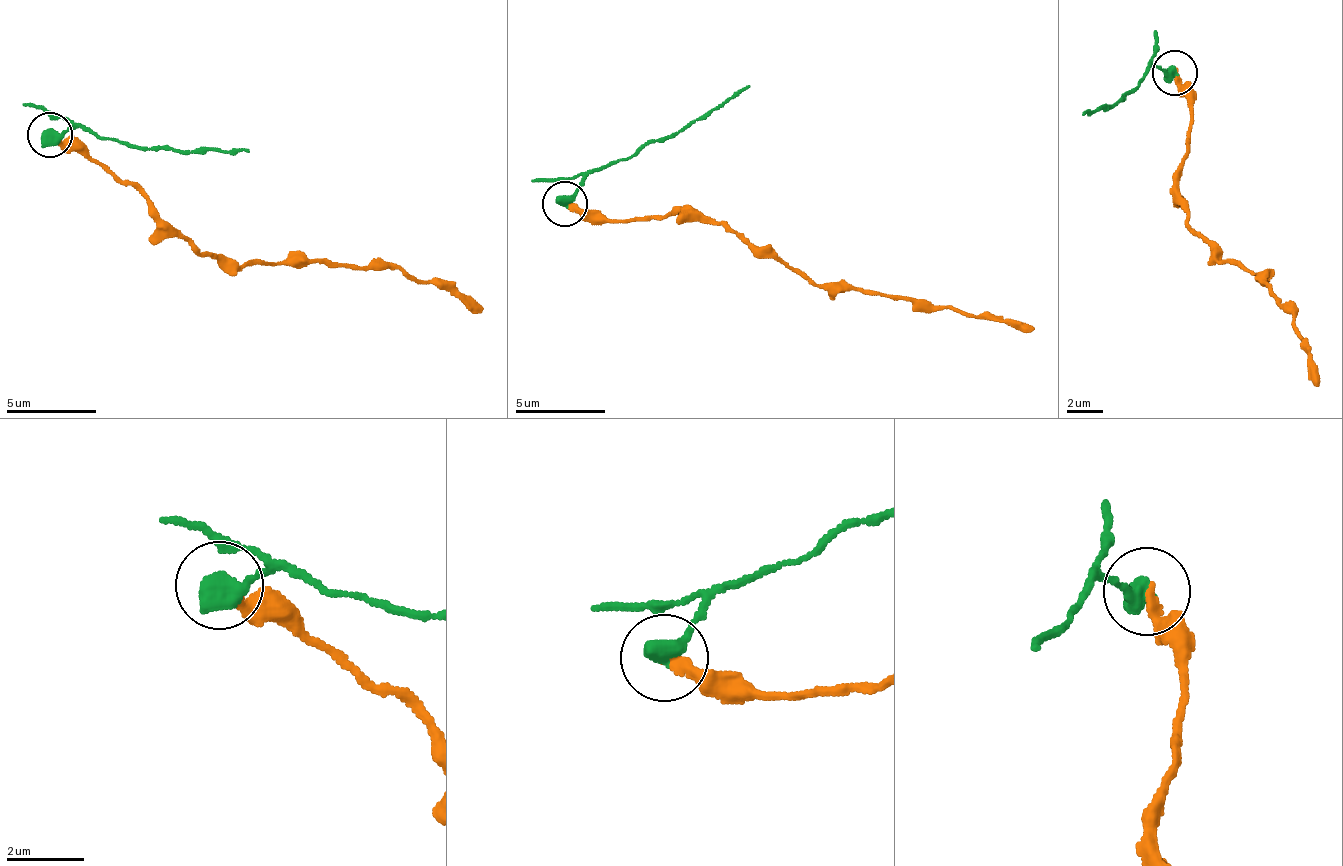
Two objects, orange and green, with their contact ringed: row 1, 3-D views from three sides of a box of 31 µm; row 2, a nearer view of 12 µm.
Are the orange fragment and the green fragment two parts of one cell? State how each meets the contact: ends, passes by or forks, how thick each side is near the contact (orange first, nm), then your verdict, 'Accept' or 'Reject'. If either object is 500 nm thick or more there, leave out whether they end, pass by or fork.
Thickness 280 nm (orange) against 600 nm. Reject

